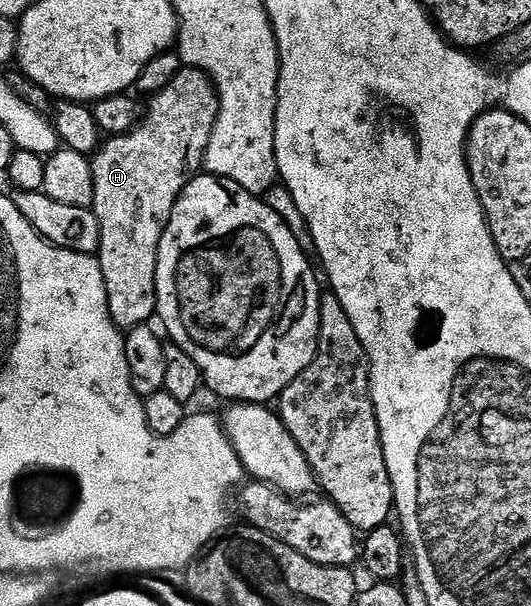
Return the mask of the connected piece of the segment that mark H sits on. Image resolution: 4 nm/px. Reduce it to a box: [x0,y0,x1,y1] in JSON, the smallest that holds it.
[90,68,220,331]

